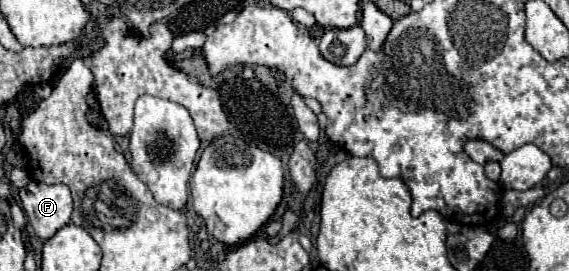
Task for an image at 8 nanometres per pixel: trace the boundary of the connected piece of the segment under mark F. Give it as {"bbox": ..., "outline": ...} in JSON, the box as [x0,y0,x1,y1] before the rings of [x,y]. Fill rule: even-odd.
{"bbox":[20,181,72,241],"outline":[[[30,181],[20,189],[20,201],[28,223],[42,241],[50,239],[58,229],[70,223],[72,195],[66,185]]]}

